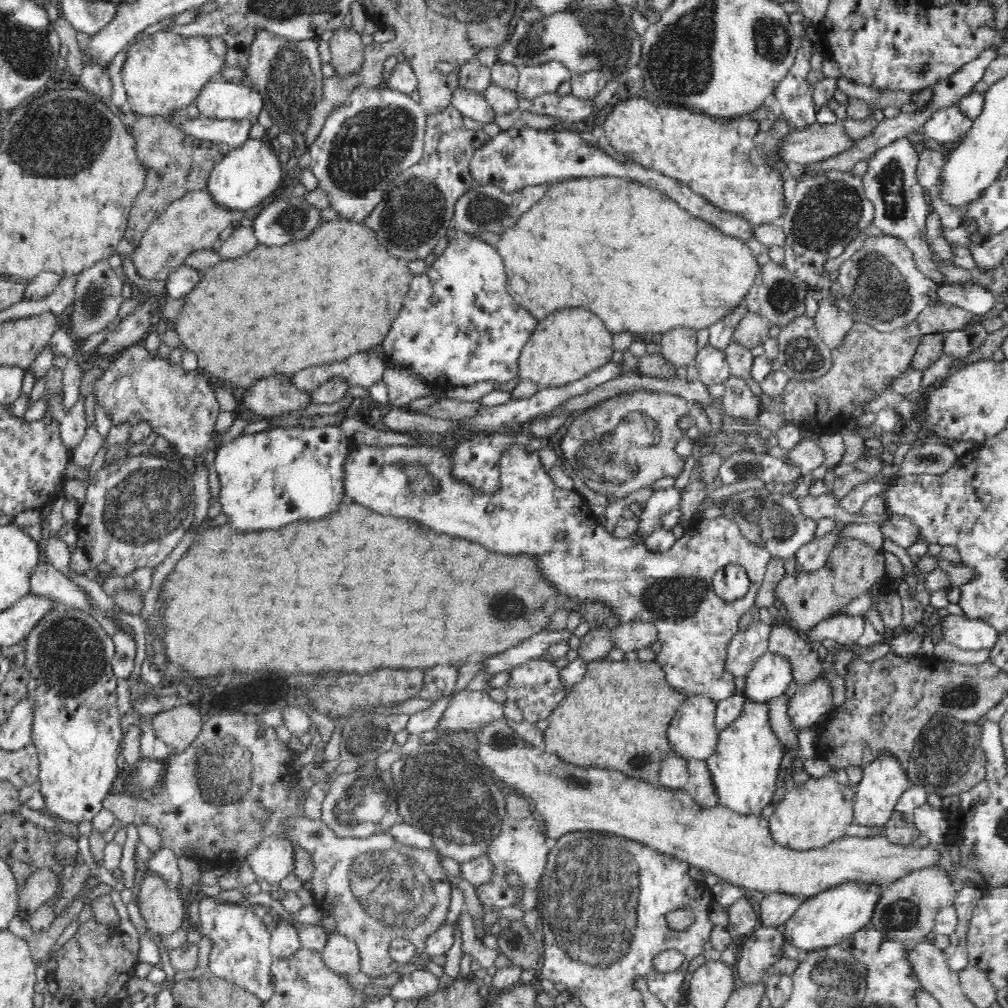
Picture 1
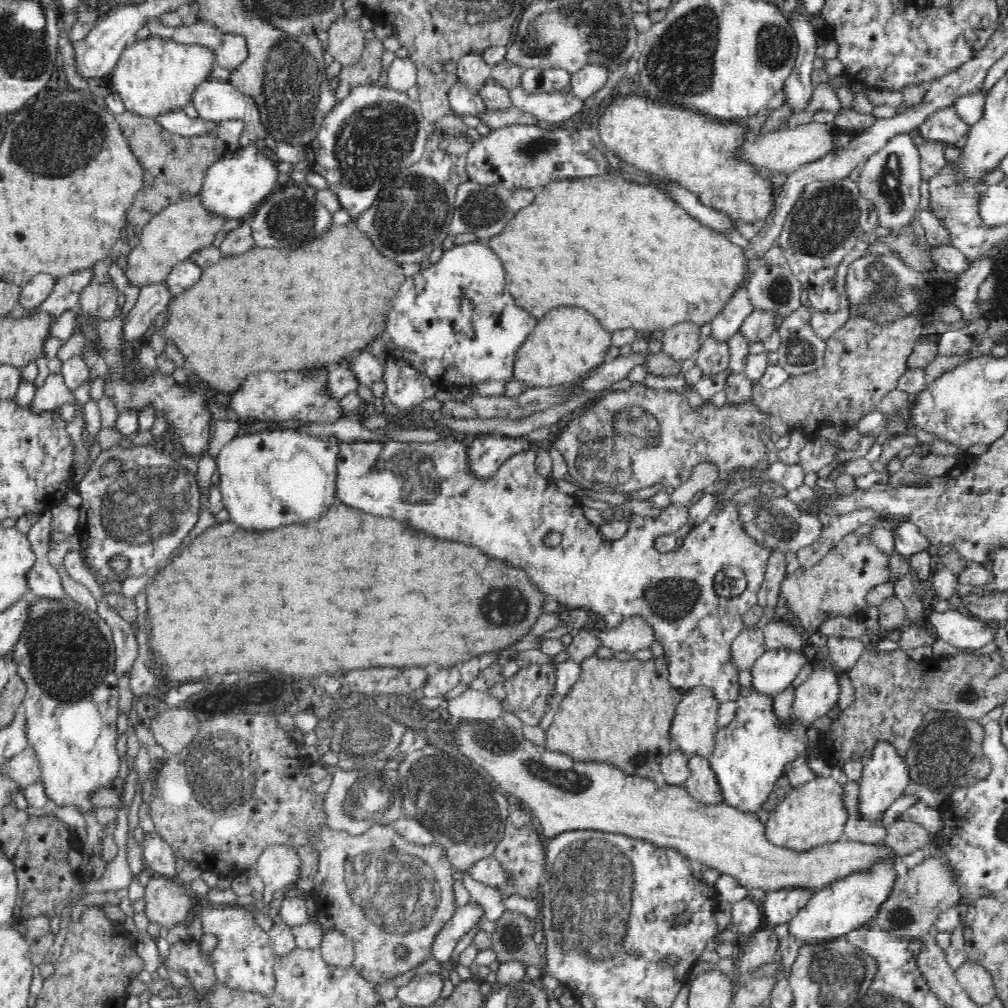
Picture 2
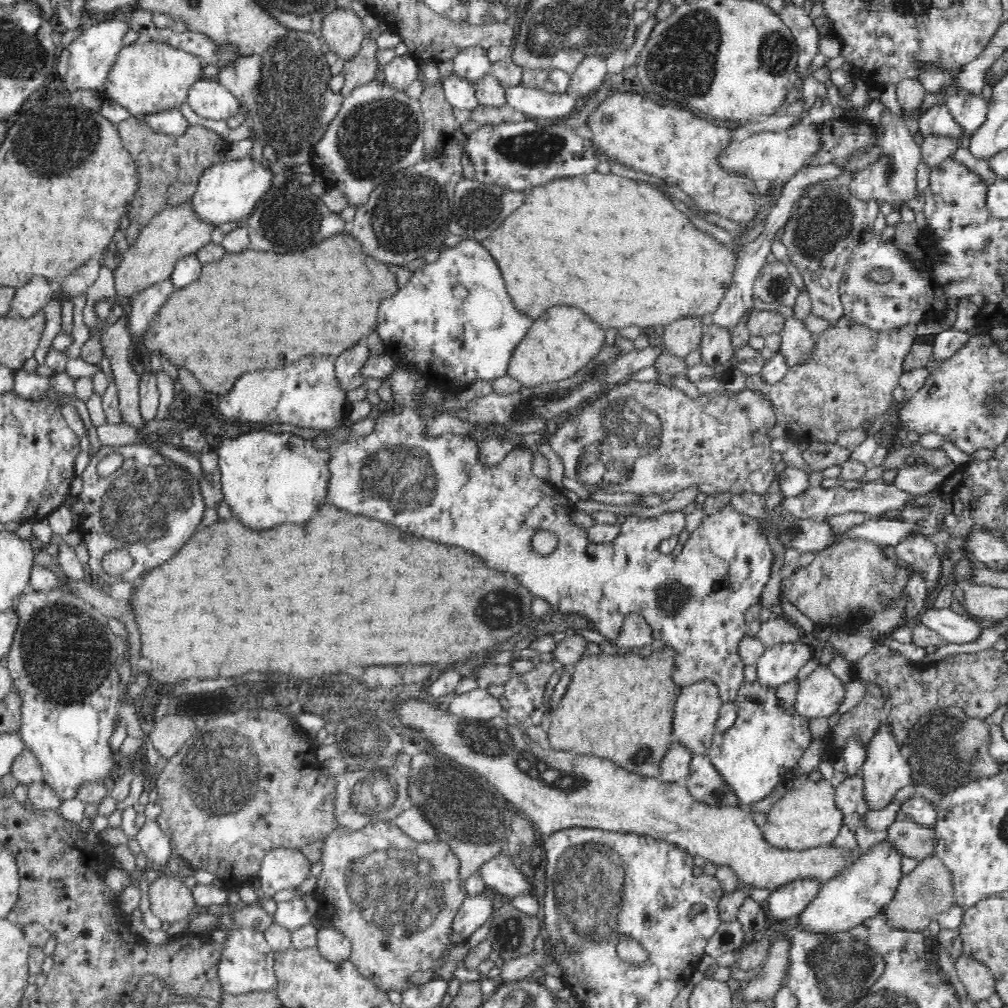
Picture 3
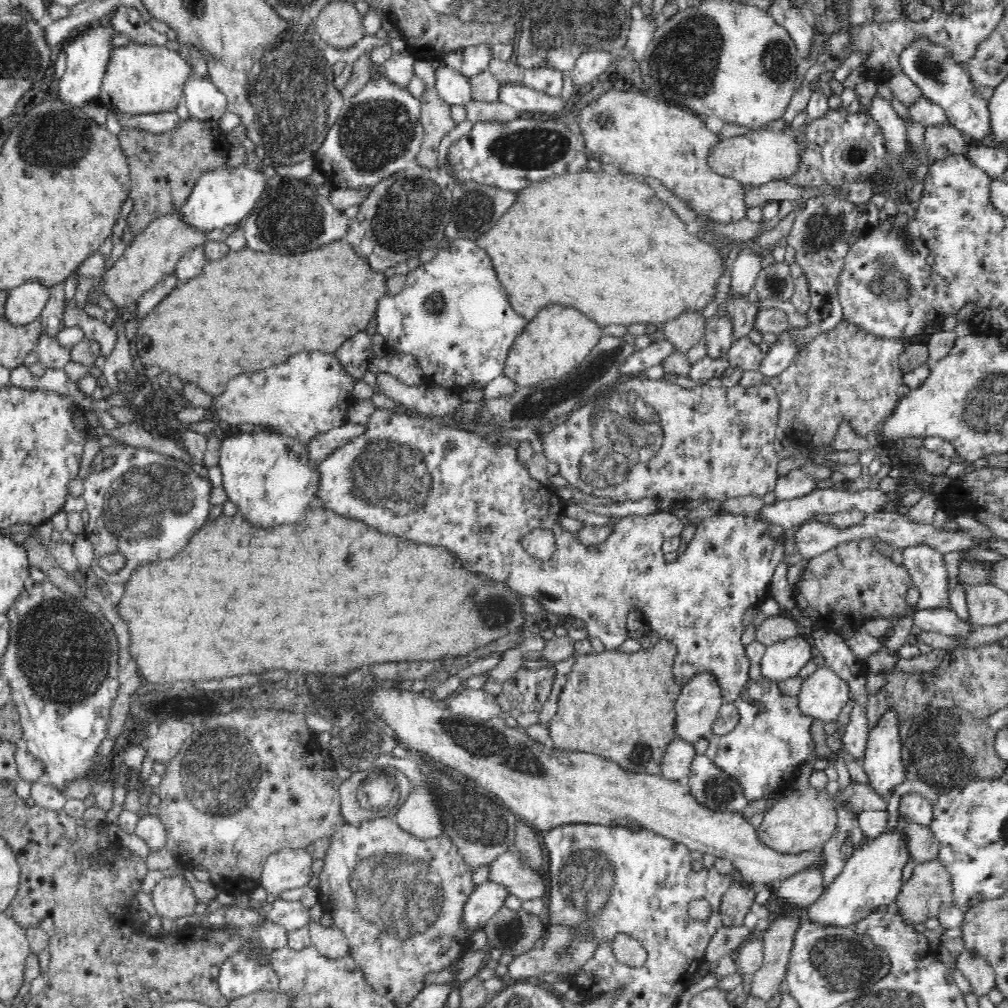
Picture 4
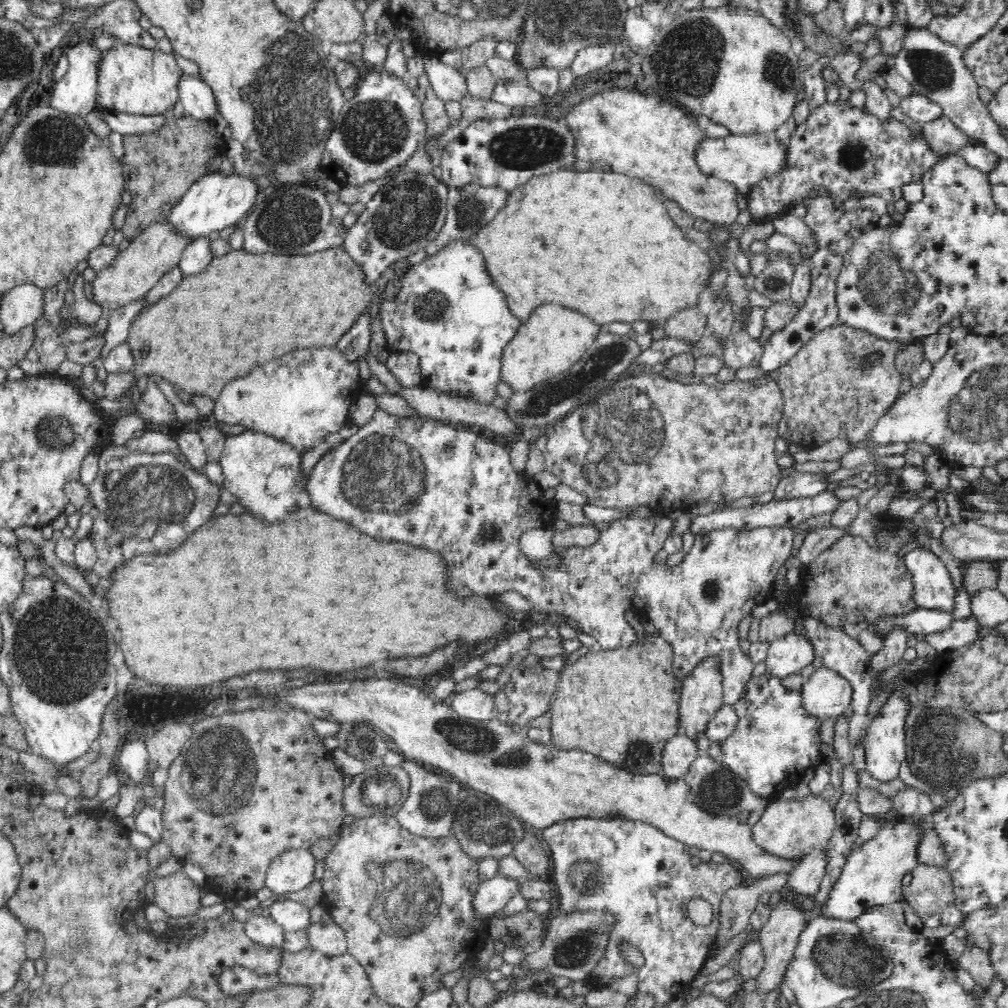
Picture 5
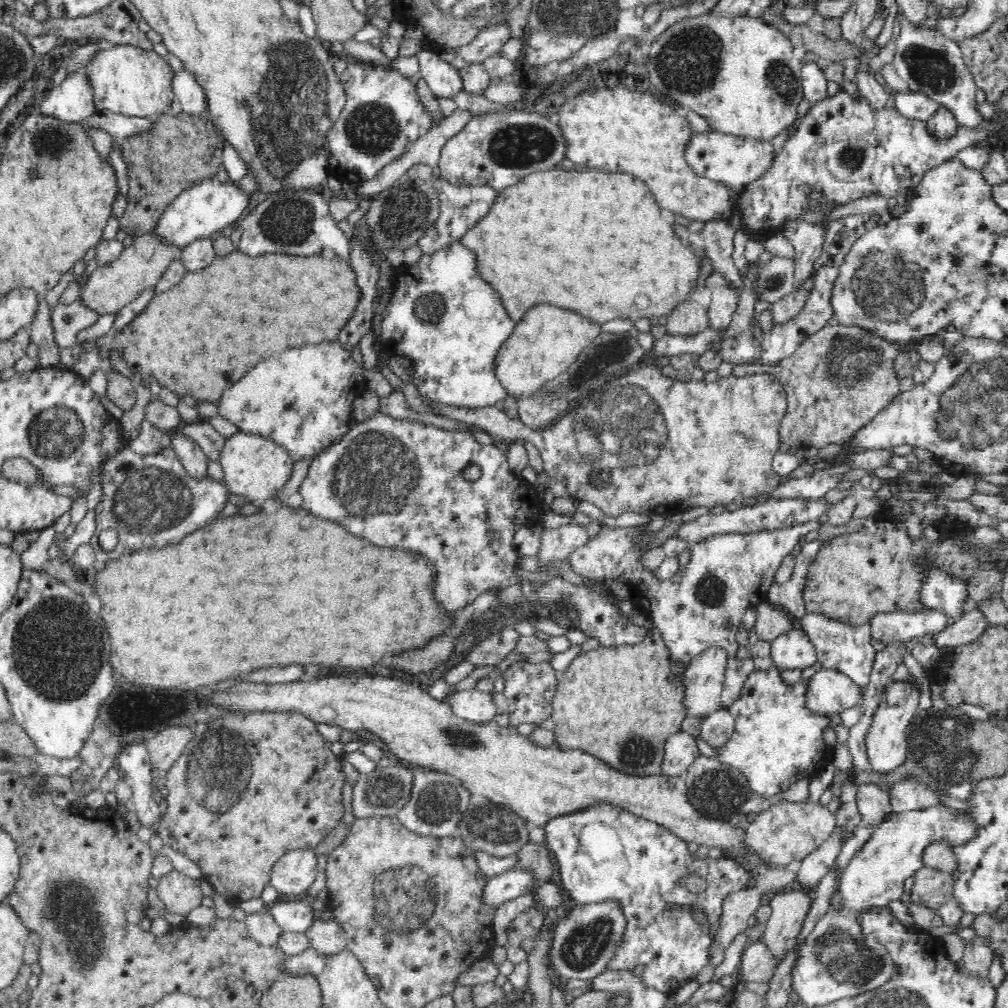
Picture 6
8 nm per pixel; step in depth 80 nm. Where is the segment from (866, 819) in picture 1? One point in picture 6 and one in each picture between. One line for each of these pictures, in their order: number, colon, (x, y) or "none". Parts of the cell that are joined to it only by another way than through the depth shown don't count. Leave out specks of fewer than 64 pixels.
2: (885, 776)
3: (885, 770)
4: (883, 764)
5: (884, 746)
6: (886, 741)

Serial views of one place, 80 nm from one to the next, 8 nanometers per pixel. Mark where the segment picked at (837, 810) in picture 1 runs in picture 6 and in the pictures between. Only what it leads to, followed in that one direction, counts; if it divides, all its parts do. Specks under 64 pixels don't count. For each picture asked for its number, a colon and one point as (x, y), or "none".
2: (815, 813)
3: (807, 816)
4: (805, 820)
5: (793, 828)
6: (788, 831)

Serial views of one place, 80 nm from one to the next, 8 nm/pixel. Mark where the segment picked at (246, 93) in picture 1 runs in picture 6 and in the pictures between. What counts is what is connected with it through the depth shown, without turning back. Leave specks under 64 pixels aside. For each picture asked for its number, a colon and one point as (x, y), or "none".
2: (213, 100)
3: (210, 99)
4: (205, 102)
5: (198, 99)
6: (192, 96)

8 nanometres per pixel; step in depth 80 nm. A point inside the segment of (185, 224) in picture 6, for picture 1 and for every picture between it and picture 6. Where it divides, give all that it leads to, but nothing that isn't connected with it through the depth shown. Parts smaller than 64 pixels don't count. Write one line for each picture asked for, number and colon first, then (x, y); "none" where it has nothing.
1: (249, 174)
2: (234, 186)
3: (229, 191)
4: (222, 196)
5: (216, 201)

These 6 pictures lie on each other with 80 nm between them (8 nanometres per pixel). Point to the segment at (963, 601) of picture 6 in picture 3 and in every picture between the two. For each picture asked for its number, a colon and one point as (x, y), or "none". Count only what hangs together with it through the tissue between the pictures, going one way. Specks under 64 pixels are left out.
3: (916, 550)
4: (926, 566)
5: (933, 589)

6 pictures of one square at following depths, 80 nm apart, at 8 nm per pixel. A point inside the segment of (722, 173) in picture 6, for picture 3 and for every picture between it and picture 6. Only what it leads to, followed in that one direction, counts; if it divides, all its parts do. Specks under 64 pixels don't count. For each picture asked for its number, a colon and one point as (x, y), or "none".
3: (766, 156)
4: (762, 156)
5: (745, 160)

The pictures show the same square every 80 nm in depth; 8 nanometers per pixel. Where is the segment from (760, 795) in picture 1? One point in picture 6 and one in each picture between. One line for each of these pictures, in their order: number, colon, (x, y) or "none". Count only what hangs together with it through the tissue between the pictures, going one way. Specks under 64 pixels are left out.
2: (750, 753)
3: (763, 745)
4: (772, 739)
5: (774, 743)
6: (777, 741)

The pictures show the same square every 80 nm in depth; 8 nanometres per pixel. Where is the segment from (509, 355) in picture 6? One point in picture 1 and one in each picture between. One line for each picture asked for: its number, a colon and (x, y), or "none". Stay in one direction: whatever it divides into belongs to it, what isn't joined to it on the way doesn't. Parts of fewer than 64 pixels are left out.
1: (566, 346)
2: (568, 343)
3: (561, 342)
4: (558, 338)
5: (554, 338)

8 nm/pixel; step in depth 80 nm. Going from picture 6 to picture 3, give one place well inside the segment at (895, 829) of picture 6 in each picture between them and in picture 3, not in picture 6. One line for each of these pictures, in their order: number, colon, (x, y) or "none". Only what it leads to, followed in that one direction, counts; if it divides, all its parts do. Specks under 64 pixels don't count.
3: (861, 892)
4: (871, 878)
5: (872, 876)

